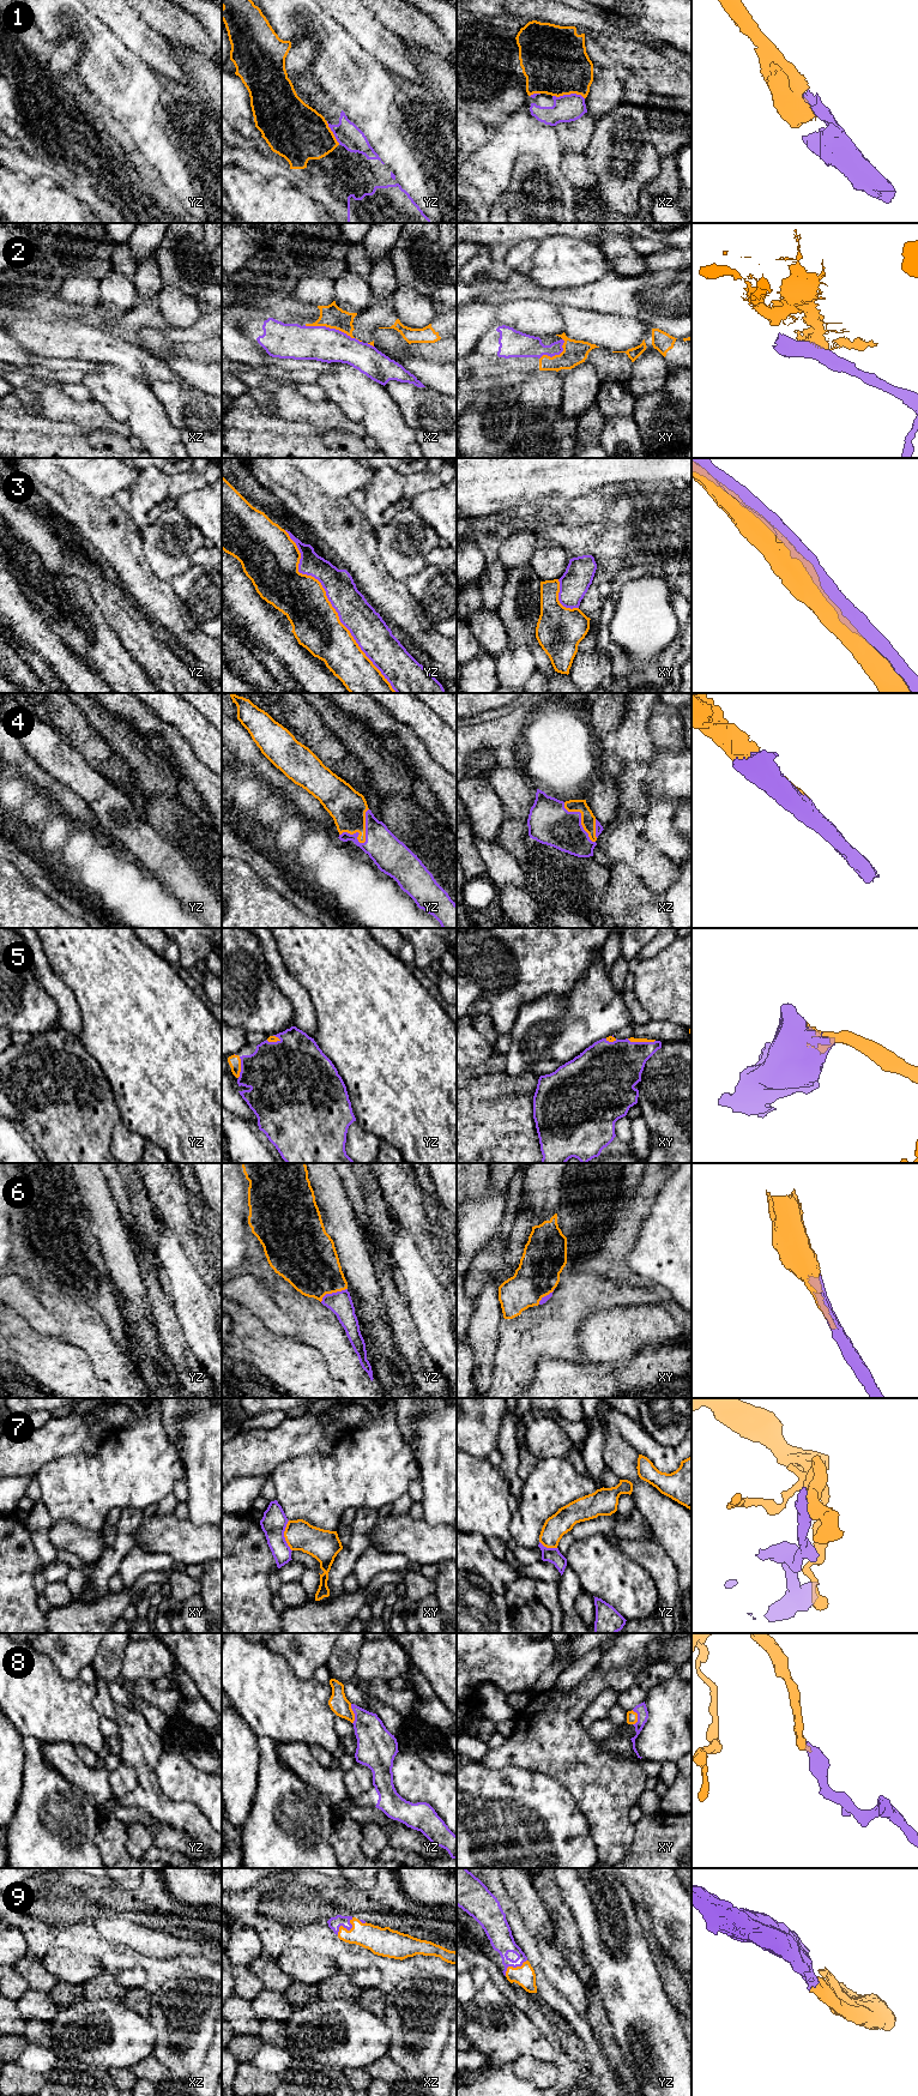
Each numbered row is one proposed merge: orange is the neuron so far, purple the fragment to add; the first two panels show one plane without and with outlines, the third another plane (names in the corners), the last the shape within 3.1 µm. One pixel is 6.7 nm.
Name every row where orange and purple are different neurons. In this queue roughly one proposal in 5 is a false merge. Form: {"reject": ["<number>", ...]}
{"reject": ["2", "3", "7"]}

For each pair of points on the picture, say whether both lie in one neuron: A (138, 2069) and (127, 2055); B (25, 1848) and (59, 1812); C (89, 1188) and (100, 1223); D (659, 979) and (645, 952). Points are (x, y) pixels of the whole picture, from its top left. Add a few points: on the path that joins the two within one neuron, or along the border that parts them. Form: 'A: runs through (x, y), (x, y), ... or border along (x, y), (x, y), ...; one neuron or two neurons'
A: border along (151, 2054), (130, 2067); two neurons
B: runs through (34, 1839), (53, 1820); one neuron
C: runs through (95, 1197), (100, 1206), (100, 1215); one neuron
D: border along (672, 941), (653, 956), (640, 961); two neurons

